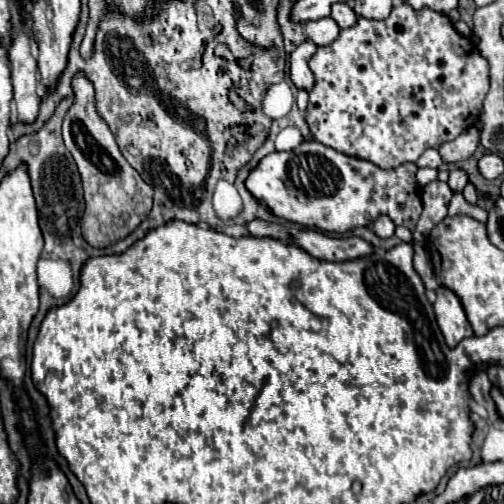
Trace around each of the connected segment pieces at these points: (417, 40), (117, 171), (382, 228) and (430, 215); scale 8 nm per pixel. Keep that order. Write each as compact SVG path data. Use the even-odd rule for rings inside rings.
M406 2L394 6L386 20L358 18L358 22L352 28L340 30L340 36L332 44L318 46L316 54L310 58L310 70L314 72L316 86L310 92L306 122L310 126L310 132L312 132L314 140L318 140L324 146L330 146L330 148L334 148L342 154L374 162L374 164L378 164L380 168L386 168L386 170L396 168L396 166L406 164L406 162L416 162L426 148L438 148L442 142L454 140L462 130L476 124L476 120L480 118L480 112L482 112L482 100L488 92L488 62L480 56L478 48L468 38L460 36L454 30L448 16L438 14L434 10L410 10L410 6L406 6Z
M78 70L72 76L72 92L74 92L74 104L64 116L62 136L66 148L76 160L84 184L86 210L82 216L82 236L90 246L104 248L128 236L148 216L154 192L120 154L108 124L96 112L94 84L82 70Z
M378 216L374 222L372 222L372 230L376 236L380 238L390 238L394 234L394 222L386 216Z
M432 180L422 188L422 216L418 220L418 226L414 230L414 240L424 240L426 234L446 216L448 202L452 198L452 190L448 188L446 182Z

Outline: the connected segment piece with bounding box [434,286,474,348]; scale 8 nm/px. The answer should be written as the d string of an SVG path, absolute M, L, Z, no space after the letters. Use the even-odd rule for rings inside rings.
M440 286L436 290L434 312L436 312L438 326L440 326L440 330L446 338L446 344L450 348L454 348L462 338L474 334L468 320L466 320L466 314L464 314L464 308L462 308L460 300L456 298L454 292L450 292L444 286Z

